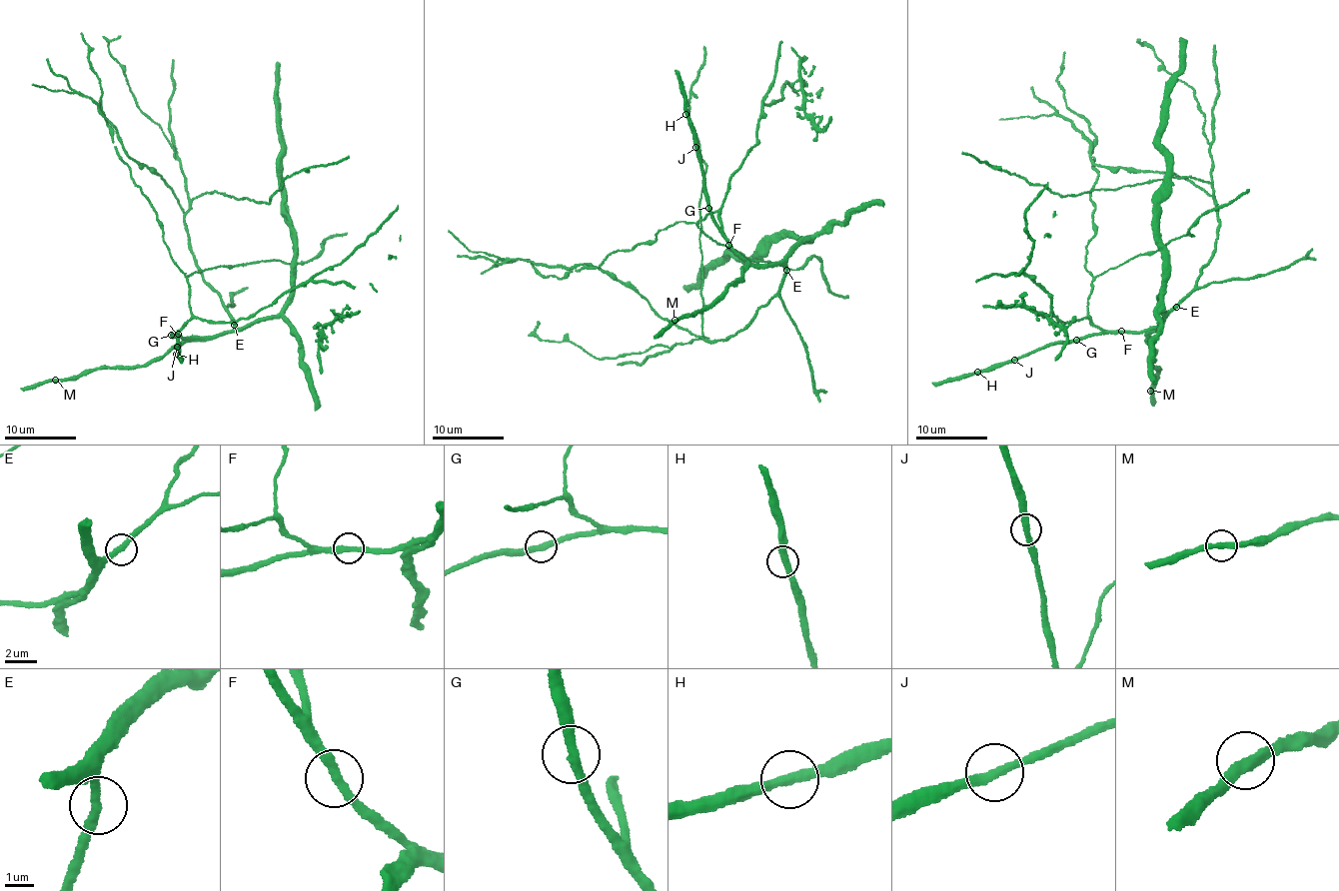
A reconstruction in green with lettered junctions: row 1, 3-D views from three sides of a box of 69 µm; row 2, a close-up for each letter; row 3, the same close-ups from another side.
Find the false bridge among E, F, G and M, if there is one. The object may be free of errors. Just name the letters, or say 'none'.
none

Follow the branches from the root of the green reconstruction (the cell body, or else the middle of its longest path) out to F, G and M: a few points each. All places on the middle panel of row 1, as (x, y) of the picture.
F: (784, 264), (749, 263), (728, 245)
G: (784, 264), (744, 260), (707, 208)
M: (784, 264), (749, 263), (741, 279), (733, 281), (709, 304), (674, 320)

